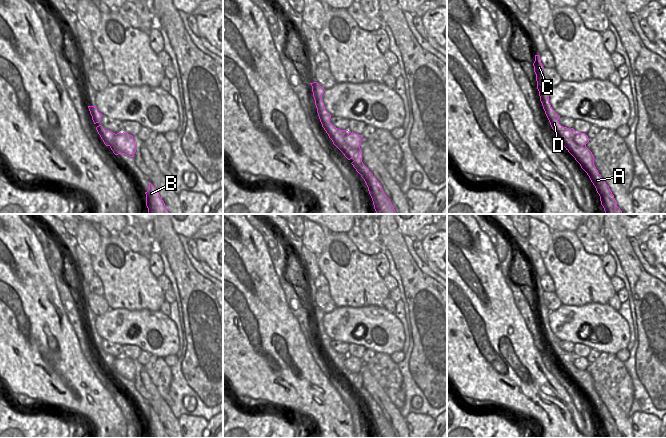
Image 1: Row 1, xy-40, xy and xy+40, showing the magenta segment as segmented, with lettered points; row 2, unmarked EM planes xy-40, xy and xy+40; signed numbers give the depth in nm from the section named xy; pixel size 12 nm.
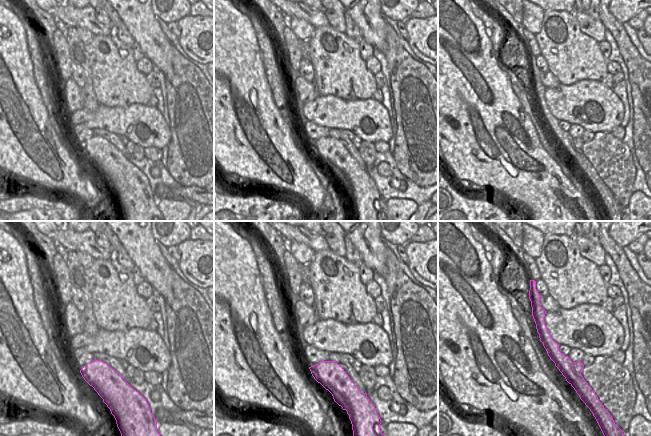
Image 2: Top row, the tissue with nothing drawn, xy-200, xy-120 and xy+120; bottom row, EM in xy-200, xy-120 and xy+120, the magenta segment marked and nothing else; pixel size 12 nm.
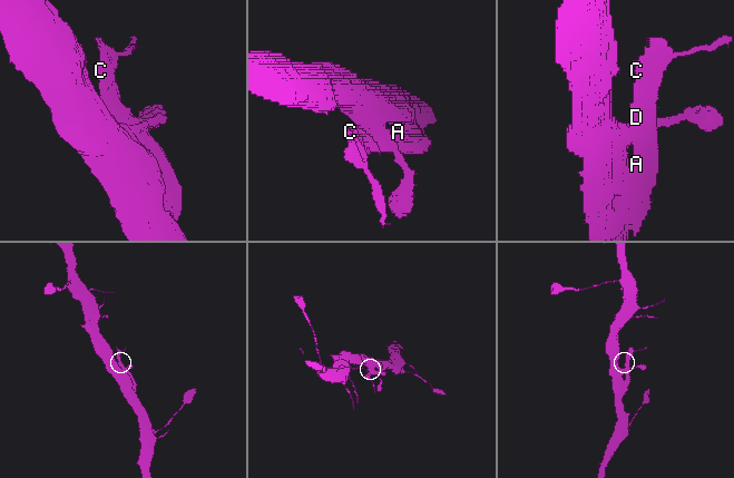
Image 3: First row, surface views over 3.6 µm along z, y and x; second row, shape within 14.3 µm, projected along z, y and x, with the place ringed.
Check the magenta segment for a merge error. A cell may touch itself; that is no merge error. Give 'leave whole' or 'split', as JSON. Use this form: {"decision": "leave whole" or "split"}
{"decision": "split"}

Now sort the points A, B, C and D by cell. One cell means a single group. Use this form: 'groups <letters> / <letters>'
groups A C D / B

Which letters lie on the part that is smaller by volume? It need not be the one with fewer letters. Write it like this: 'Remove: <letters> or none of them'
Remove: A, C, D

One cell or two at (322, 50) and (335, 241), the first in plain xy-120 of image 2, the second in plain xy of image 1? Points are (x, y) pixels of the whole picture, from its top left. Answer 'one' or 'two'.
one

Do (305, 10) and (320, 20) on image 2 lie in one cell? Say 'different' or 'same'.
same

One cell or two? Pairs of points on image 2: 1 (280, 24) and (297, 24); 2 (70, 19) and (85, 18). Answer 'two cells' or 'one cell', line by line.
1: two cells
2: one cell

